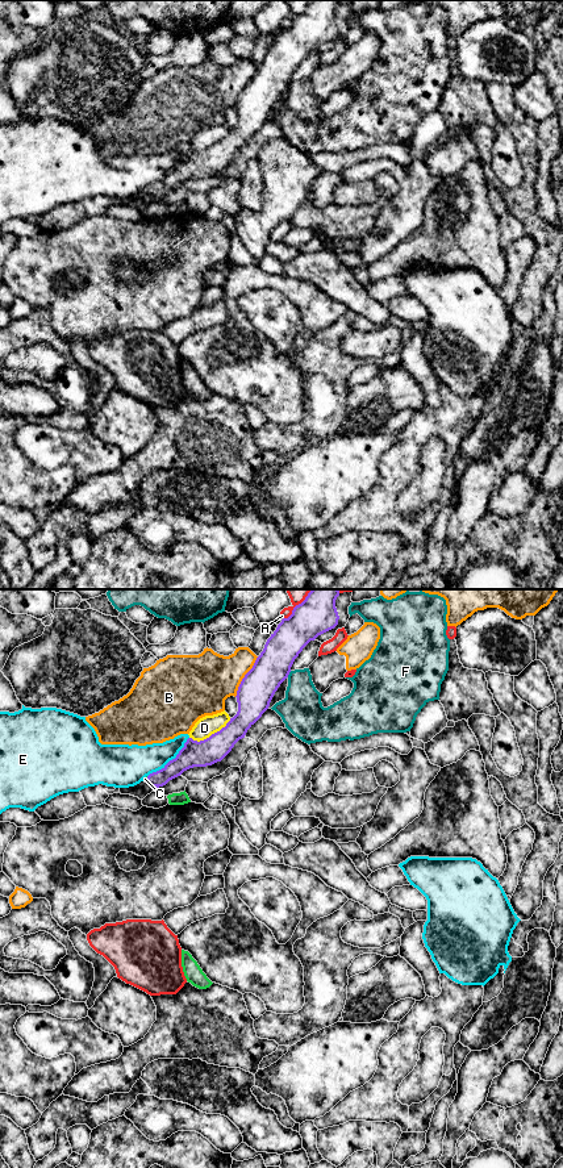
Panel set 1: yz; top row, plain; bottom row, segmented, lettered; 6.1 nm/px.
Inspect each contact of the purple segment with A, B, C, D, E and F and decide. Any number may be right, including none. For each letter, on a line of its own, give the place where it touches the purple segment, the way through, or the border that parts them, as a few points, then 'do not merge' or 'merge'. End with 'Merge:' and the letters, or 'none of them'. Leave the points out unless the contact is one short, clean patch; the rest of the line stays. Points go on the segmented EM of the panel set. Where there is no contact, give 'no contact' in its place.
A: contact yz (296, 605); do not merge
B: contact yz (245, 676); do not merge
C: contact yz (147, 779); way yz (183, 760), (163, 776), (147, 779), (145, 779); merge
D: contact yz (212, 734); do not merge
E: contact yz (172, 759); do not merge
F: contact yz (288, 674); do not merge
Merge: C

